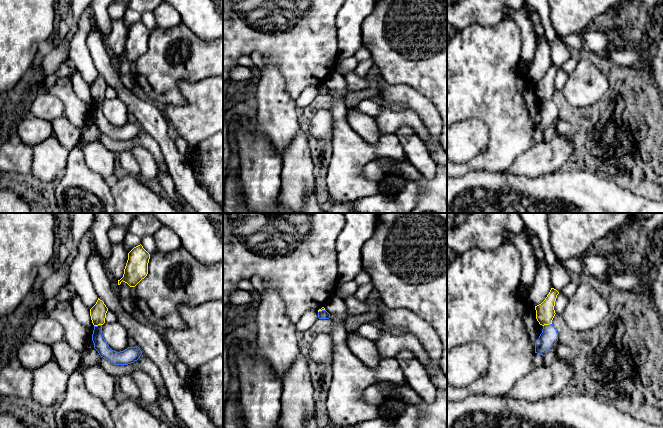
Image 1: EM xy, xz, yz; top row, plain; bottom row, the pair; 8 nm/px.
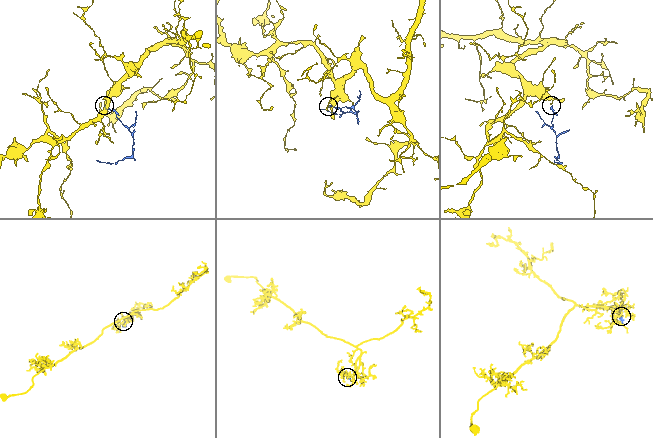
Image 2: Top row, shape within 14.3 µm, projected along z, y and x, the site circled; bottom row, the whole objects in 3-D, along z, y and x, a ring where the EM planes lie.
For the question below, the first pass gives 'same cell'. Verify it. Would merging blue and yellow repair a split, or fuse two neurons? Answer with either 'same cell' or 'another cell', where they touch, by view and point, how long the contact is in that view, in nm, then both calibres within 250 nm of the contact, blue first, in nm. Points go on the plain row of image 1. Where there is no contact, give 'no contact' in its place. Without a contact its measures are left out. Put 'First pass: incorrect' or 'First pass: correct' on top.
First pass: incorrect
another cell; meets blue in yz at (547, 101); contact 80 nm long; 140 nm thick on the blue side, 150 nm on the other

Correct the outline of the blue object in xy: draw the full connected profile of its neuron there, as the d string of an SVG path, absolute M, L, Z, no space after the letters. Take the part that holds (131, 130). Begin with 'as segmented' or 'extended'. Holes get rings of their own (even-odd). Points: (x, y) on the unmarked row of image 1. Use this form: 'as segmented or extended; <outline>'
as segmented; M102 101L94 102L92 117L99 131L115 141L128 141L134 139L142 130L138 122L128 123L120 128L112 126L103 113Z

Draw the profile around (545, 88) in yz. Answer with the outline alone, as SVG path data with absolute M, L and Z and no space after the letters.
M551 64L545 76L541 80L535 82L536 95L540 101L552 100L552 96L556 90L554 82L558 70L559 68L556 65Z

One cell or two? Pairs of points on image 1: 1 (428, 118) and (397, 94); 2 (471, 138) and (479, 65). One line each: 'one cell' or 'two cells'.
1: one cell
2: two cells

